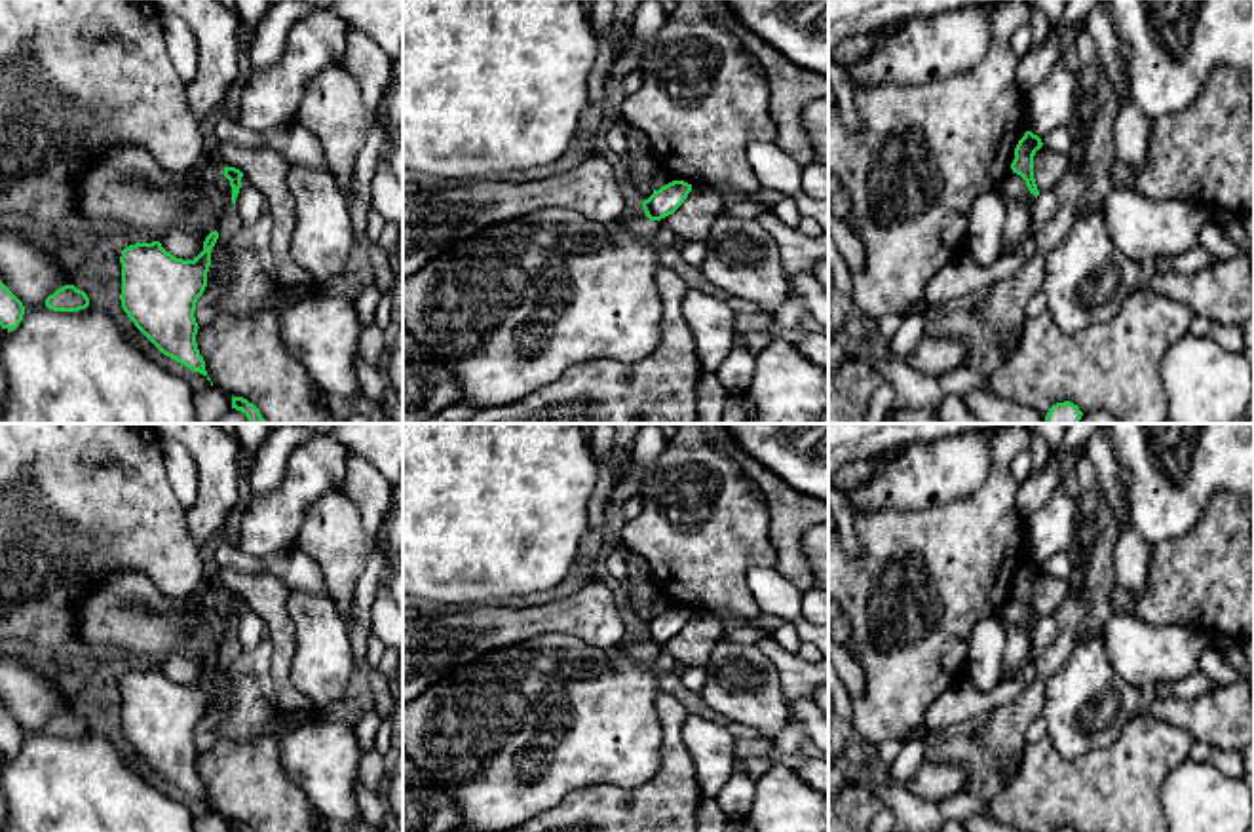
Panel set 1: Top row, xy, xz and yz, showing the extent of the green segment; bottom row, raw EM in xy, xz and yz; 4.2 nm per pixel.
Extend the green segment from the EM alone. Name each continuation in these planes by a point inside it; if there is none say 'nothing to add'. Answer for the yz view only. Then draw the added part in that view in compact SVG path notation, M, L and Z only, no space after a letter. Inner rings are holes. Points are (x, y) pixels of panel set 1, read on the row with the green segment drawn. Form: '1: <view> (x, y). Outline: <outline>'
nothing to add

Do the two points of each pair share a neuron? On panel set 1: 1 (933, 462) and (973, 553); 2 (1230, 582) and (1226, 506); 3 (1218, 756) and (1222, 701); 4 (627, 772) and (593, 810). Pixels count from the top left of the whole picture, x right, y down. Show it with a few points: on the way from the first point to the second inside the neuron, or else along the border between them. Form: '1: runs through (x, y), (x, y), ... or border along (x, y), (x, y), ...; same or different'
1: border along (987, 473), (985, 481), (968, 496), (907, 510); different
2: runs through (1226, 563), (1226, 525); same
3: border along (1215, 747), (1234, 751); different
4: border along (658, 768), (645, 783), (633, 787), (589, 787); different

